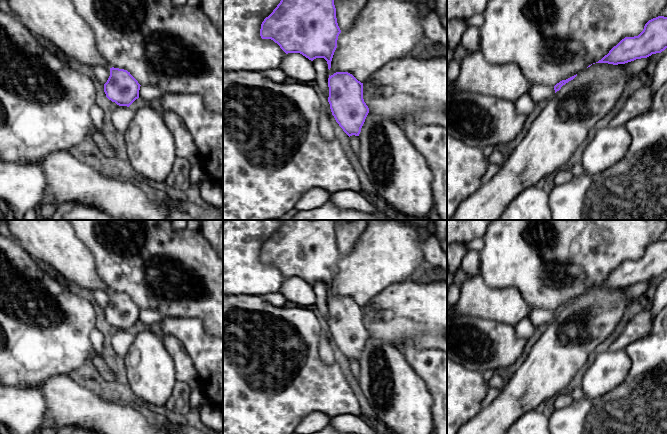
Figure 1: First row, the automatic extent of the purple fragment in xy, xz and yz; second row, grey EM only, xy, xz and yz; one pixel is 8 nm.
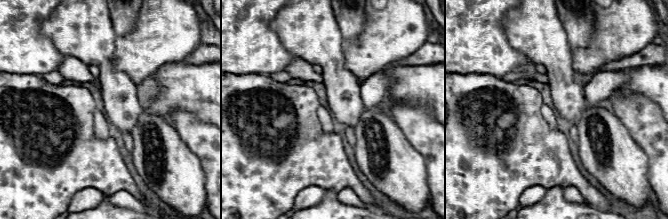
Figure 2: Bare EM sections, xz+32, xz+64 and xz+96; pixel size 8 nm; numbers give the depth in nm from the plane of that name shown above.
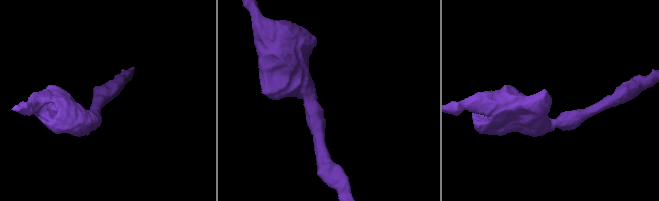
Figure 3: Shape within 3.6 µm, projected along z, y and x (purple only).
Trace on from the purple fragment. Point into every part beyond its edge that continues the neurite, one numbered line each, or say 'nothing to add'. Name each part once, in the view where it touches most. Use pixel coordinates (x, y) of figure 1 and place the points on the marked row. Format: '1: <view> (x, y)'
nothing to add

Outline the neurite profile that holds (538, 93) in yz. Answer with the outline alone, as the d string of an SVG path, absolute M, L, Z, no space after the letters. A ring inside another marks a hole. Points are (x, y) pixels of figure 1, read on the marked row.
M532 85L528 90L527 94L532 98L532 100L537 103L542 100L549 100L551 99L554 94L555 90L554 87L550 85Z

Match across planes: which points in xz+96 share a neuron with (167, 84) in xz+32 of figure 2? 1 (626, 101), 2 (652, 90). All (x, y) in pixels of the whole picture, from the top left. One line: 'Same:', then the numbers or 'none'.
Same: 2

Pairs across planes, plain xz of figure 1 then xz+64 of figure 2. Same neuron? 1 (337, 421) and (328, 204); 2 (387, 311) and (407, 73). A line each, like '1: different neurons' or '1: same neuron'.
1: different neurons
2: same neuron

